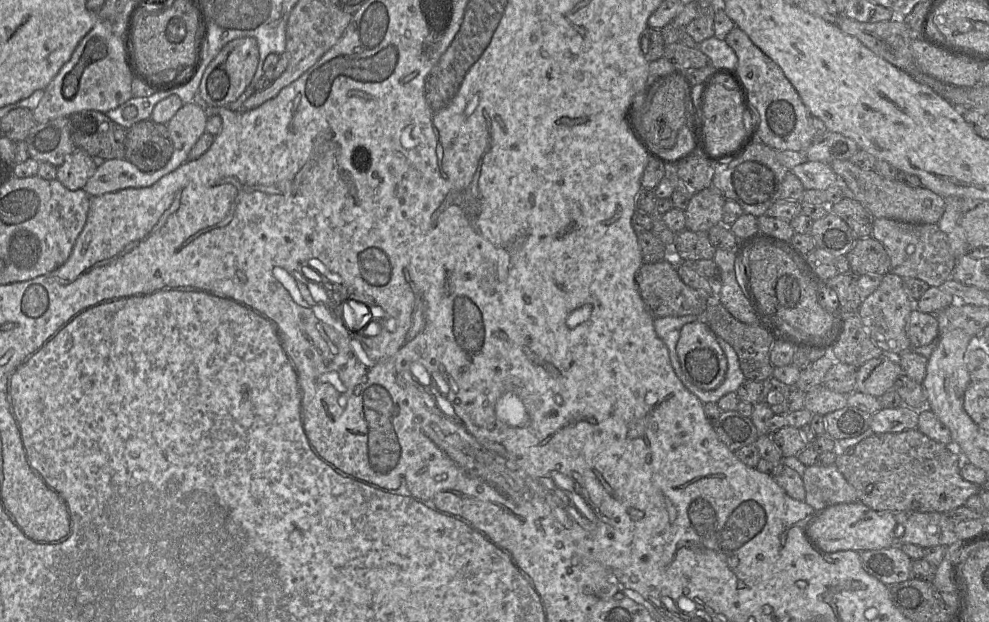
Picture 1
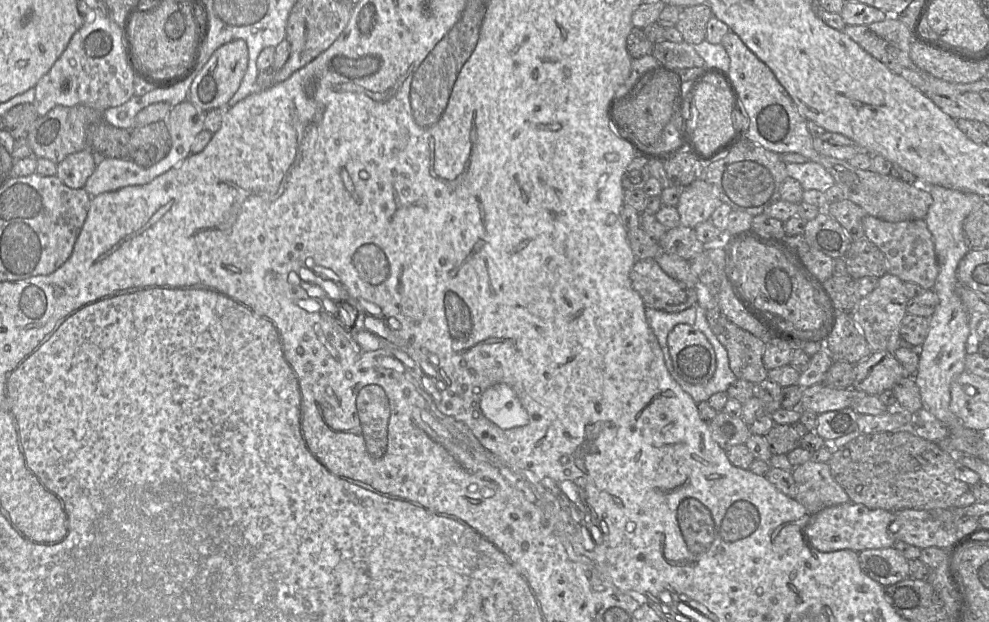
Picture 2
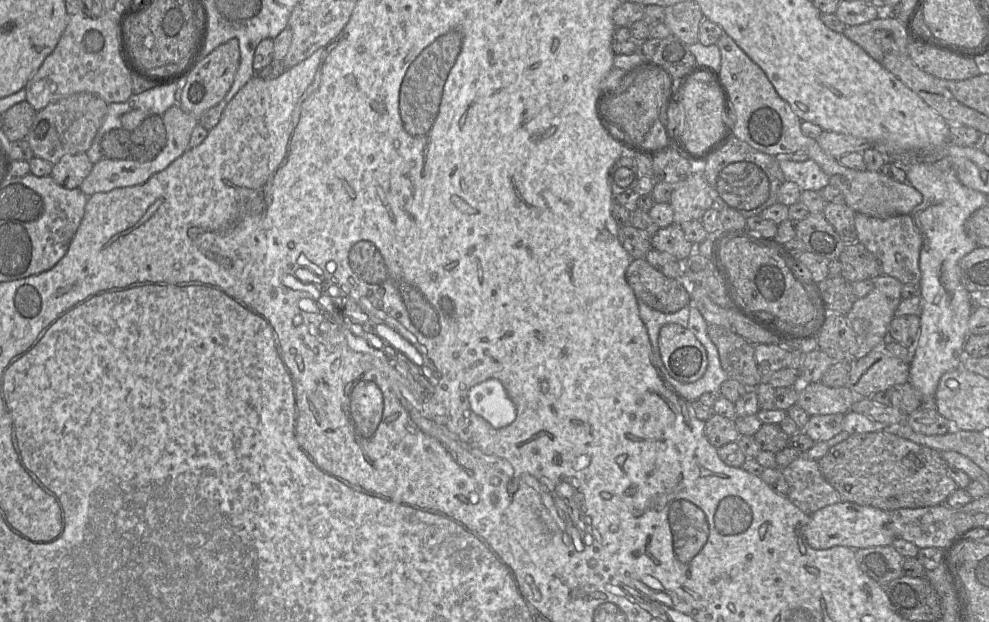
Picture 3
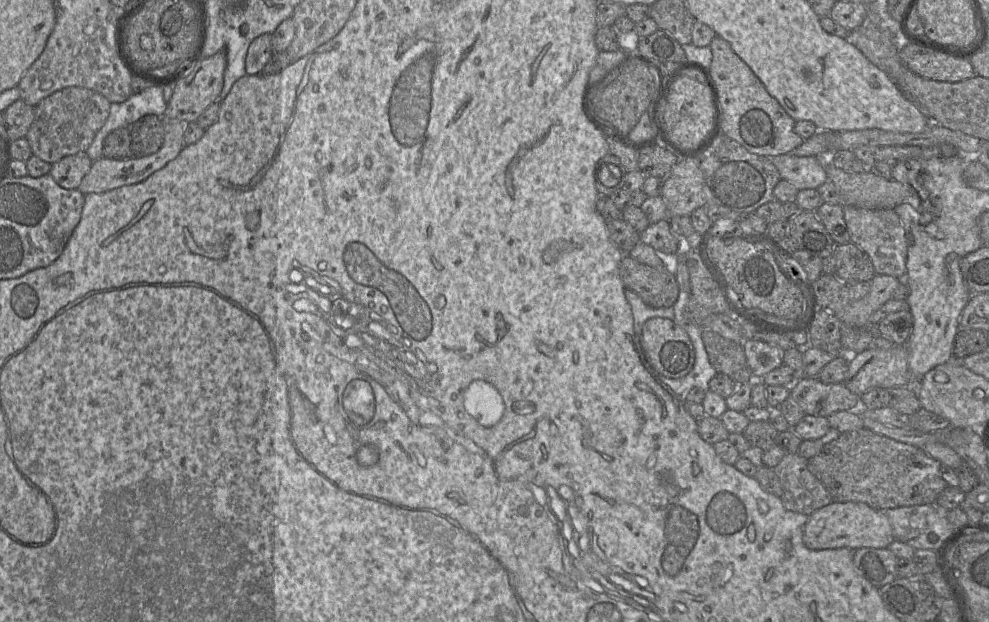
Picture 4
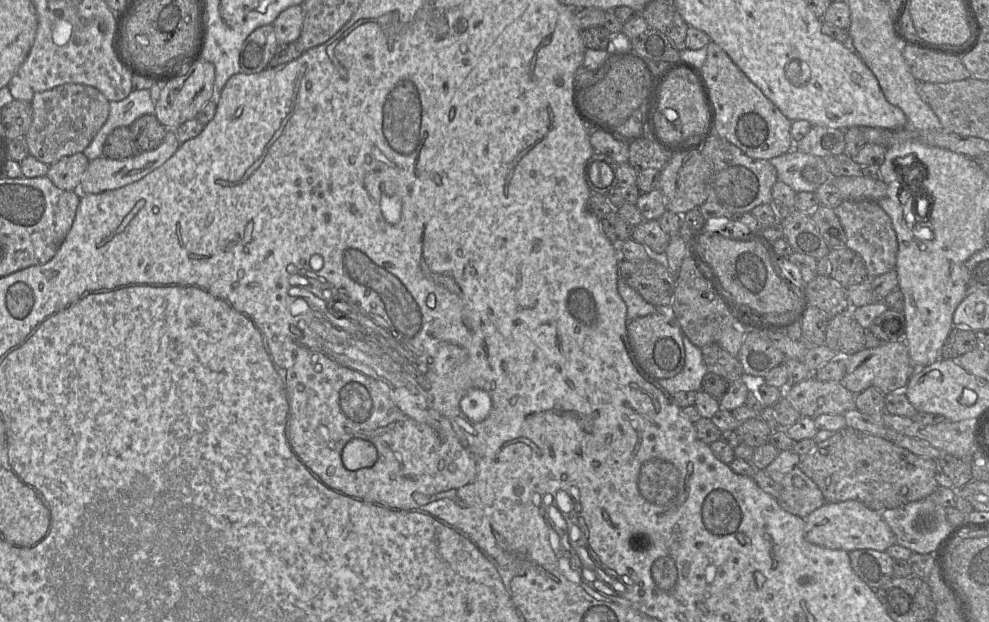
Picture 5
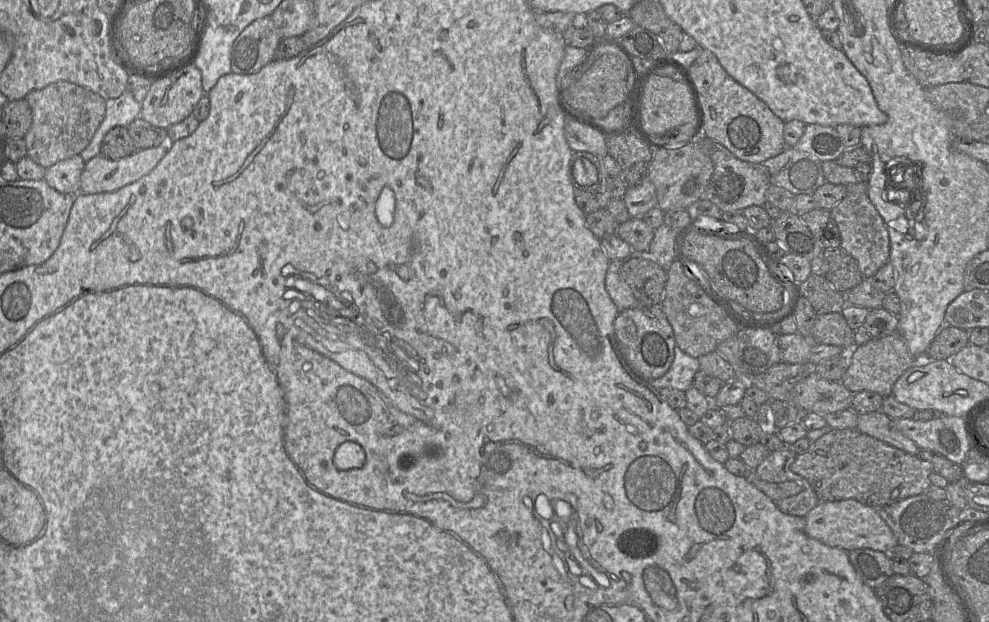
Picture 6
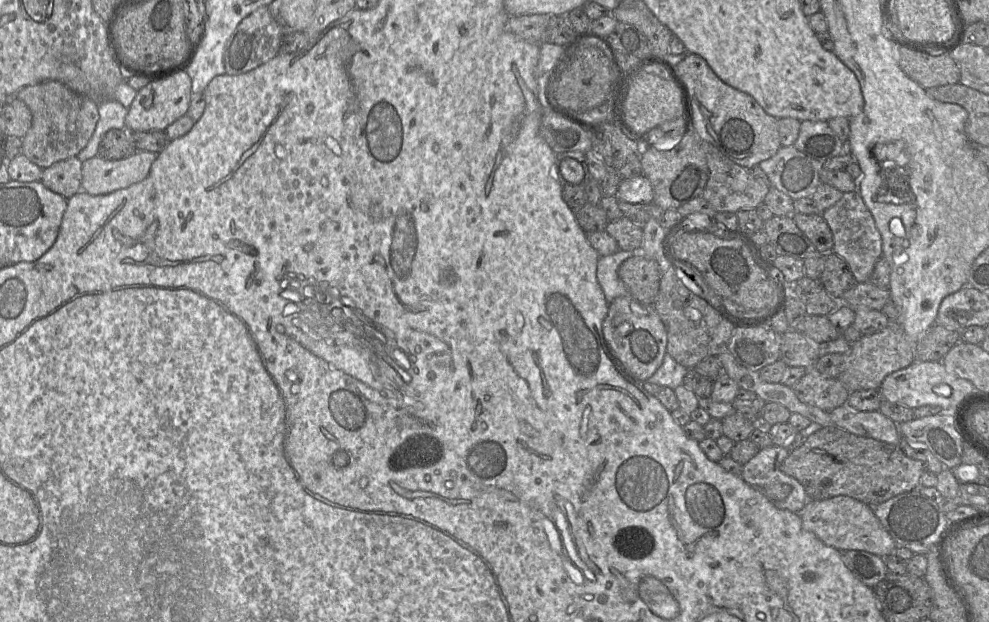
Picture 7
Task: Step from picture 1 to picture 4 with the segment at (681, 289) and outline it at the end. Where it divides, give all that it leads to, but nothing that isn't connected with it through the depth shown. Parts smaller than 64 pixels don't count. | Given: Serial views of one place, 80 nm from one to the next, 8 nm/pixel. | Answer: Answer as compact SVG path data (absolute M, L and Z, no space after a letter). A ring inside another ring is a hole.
M624 255L619 274L625 288L634 291L652 308L673 307L680 296L675 276L665 267L654 268Z

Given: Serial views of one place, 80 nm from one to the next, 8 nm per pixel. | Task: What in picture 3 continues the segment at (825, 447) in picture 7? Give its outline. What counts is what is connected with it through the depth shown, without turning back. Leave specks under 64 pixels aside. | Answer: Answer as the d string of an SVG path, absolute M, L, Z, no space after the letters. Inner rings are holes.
M885 431L852 434L831 447L817 462L824 479L839 493L840 502L853 502L882 510L922 508L944 504L949 495L958 489L948 475L949 466L941 452Z

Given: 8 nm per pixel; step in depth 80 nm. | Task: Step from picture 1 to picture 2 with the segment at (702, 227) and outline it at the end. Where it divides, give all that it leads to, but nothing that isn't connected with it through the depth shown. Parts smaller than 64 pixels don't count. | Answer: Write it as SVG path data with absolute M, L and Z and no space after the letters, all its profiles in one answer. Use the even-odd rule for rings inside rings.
M703 178L694 180L682 189L675 207L679 213L680 225L695 228L698 224L709 220L721 203L711 184Z

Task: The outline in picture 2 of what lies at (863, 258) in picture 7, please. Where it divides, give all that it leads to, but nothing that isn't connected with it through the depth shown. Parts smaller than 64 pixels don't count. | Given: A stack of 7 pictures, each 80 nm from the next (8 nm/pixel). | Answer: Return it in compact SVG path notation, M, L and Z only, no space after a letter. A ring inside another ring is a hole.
M873 216L863 219L865 237L875 244L887 261L887 273L903 282L913 282L924 290L934 287L939 274L939 264L935 253L933 236L925 220L888 222Z

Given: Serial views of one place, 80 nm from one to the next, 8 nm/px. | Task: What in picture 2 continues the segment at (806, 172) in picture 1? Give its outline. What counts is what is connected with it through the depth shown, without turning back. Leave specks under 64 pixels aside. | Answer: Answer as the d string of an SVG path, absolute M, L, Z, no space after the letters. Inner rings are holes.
M786 163L788 177L797 180L803 190L819 190L825 192L835 184L833 176L819 163Z

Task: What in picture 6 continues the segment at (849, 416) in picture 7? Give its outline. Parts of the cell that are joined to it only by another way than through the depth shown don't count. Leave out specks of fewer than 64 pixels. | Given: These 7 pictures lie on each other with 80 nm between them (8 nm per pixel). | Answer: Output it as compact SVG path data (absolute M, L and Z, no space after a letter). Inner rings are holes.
M881 410L858 414L856 429L863 434L878 439L911 455L919 455L921 451L913 440L906 437L895 427L894 420Z

